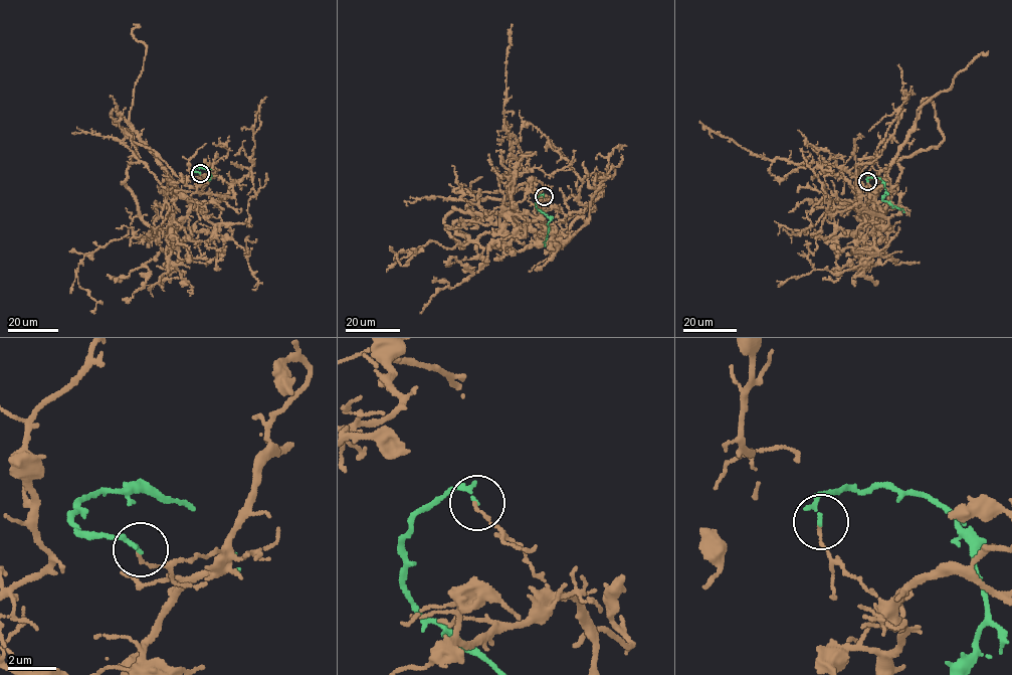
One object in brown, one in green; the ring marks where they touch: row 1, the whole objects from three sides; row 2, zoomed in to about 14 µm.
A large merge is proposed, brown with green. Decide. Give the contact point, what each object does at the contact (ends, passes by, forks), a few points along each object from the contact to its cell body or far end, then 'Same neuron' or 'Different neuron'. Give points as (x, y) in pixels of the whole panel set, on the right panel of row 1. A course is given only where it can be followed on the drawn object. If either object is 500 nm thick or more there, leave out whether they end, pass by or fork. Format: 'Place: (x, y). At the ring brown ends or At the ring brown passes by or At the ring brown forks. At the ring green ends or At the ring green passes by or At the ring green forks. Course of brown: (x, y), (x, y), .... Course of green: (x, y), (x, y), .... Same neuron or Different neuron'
Place: (867, 181). At the ring brown ends. At the ring green ends. Course of brown: (868, 180), (883, 215), (874, 205), (863, 227), (892, 202), (876, 207), (874, 239), (847, 252). Course of green: (867, 181), (867, 177), (879, 178), (885, 190), (882, 199), (904, 211). Different neuron

